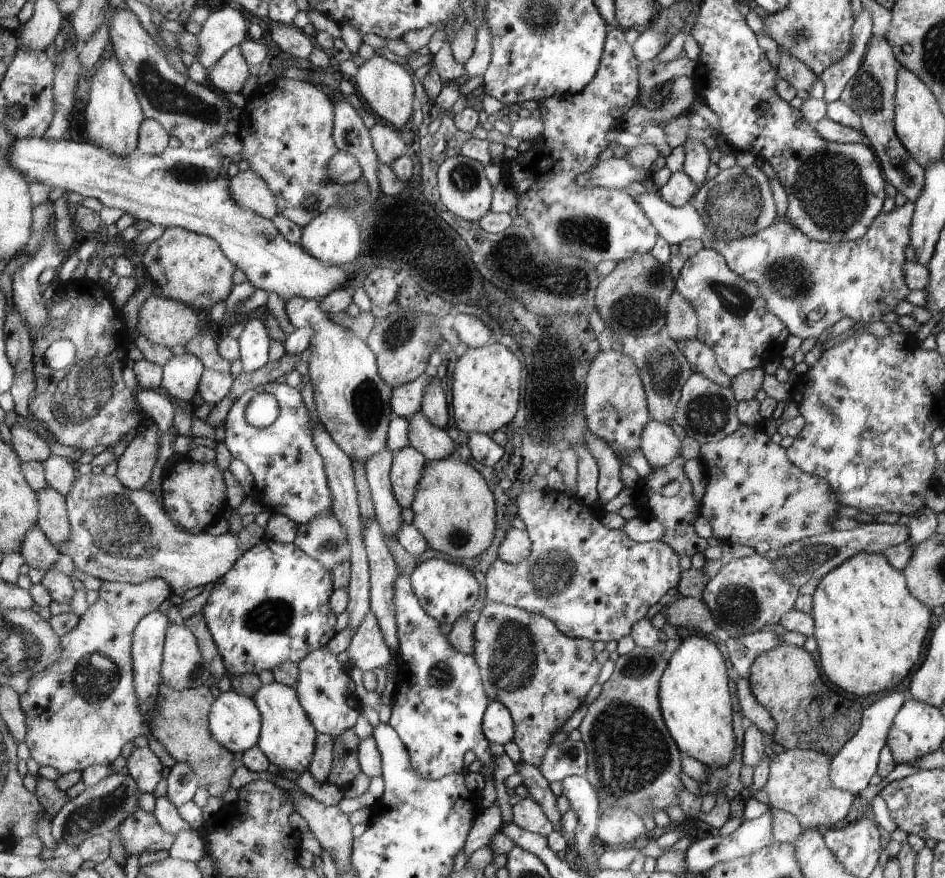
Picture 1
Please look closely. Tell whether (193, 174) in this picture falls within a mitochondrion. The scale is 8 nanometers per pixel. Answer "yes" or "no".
yes

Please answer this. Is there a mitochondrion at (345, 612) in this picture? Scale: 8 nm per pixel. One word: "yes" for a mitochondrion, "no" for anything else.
no

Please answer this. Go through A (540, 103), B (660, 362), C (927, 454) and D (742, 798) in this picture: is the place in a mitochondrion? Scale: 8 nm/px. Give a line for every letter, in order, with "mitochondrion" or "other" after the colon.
A: other
B: mitochondrion
C: other
D: other

